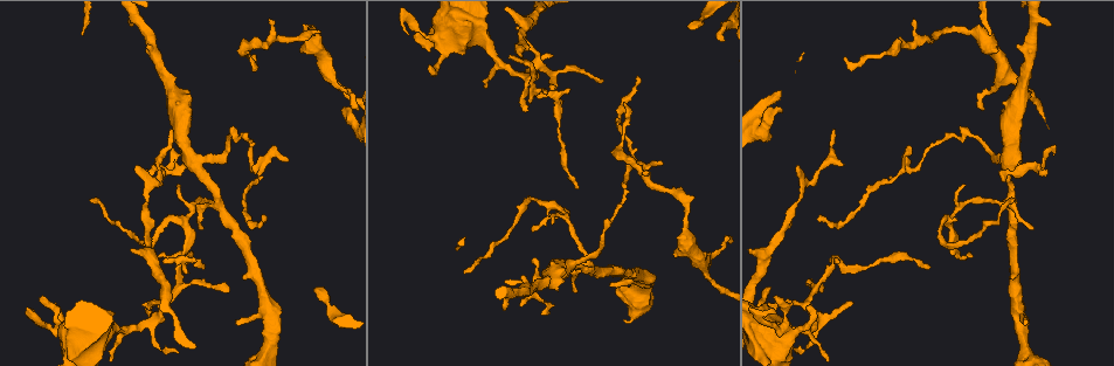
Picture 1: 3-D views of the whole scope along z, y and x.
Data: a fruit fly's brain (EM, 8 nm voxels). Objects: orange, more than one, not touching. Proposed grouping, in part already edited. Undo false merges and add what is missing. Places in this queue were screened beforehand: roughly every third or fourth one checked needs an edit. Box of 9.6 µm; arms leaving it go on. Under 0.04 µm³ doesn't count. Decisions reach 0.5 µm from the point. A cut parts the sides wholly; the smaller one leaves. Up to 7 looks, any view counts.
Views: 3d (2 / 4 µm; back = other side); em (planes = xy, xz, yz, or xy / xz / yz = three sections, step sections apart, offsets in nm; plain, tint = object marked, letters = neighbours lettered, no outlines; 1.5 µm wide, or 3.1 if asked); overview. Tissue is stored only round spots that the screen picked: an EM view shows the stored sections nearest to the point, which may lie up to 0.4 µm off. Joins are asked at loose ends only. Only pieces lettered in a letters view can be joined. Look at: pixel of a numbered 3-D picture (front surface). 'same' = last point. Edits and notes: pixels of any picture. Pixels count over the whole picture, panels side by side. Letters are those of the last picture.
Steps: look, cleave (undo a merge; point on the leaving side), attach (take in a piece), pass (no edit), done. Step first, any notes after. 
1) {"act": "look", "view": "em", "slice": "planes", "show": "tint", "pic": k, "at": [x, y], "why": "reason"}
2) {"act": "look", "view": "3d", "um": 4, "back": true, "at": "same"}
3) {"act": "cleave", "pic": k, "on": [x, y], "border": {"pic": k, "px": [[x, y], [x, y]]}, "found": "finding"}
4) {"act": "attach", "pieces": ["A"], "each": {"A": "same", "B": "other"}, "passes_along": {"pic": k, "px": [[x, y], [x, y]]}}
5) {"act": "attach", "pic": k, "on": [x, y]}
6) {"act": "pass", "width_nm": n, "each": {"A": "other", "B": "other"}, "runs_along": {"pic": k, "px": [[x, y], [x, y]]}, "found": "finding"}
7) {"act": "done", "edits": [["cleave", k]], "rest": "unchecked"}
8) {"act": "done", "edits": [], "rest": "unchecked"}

{"act": "look", "view": "em", "slice": "planes", "show": "letters", "pic": 1, "at": [1032, 227], "why": "free end"}

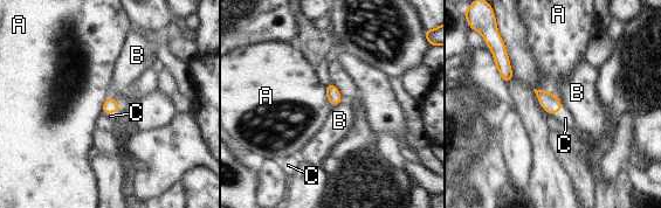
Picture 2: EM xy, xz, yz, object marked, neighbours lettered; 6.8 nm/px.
{"act": "attach", "pieces": ["C"], "each": {"A": "other", "B": "other", "C": "same"}, "passes_along": {"pic": 2, "px": [[110, 105], [110, 112], [110, 116]]}, "found": "the neuron continues"}

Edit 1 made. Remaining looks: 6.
{"act": "look", "view": "em", "slice": "planes", "show": "tint", "pic": 1, "at": [287, 157], "why": "tapers out"}

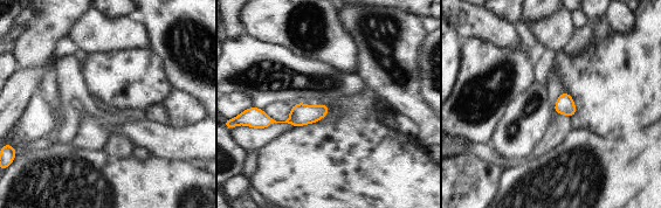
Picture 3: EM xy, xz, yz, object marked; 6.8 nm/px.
{"act": "look", "view": "em", "slice": "planes", "show": "letters", "at": "same", "why": "what lies round it"}

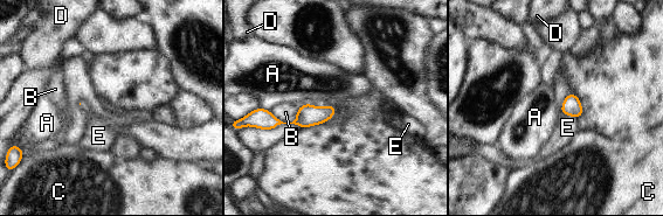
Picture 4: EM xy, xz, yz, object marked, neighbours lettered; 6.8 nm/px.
{"act": "pass", "width_nm": 100, "each": {"A": "other", "B": "other", "C": "other", "D": "other", "E": "other"}, "runs_along": {"pic": 4, "px": [[332, 110], [291, 123], [267, 117]]}, "found": "no lettered piece goes on from it"}

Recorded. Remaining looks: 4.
{"act": "look", "view": "em", "slice": "planes", "show": "letters", "pic": 1, "at": [265, 222], "why": "branch stops here"}

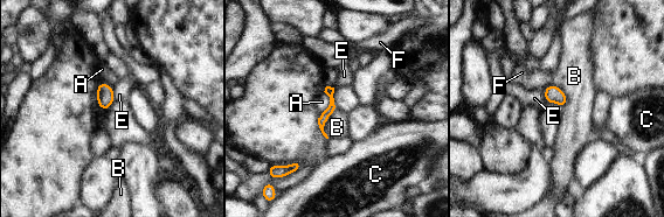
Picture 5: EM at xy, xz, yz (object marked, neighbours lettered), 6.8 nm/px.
{"act": "pass", "each": {"A": "other", "B": "other", "C": "other", "E": "other", "F": "other"}, "found": "none of them fits"}

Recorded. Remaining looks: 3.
{"act": "done", "edits": [["attach", 2]], "rest": "unchecked"}

